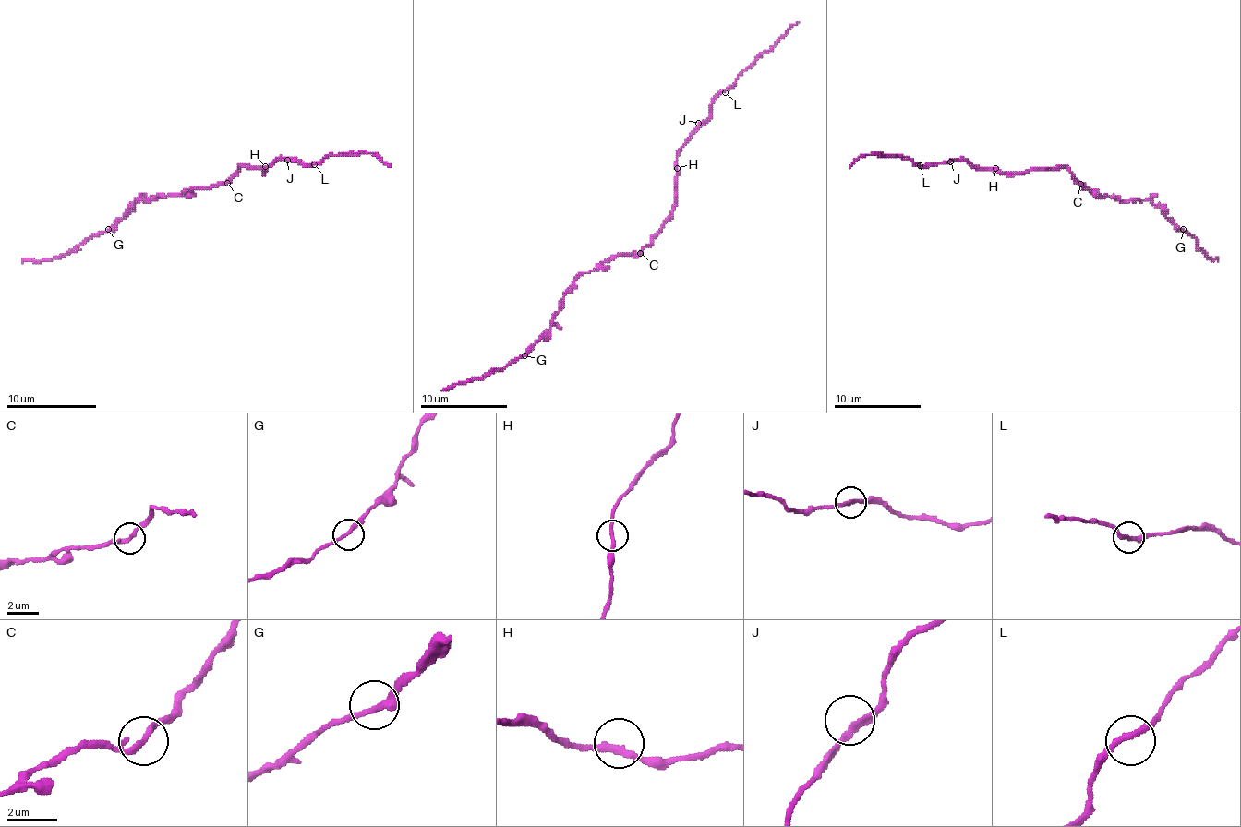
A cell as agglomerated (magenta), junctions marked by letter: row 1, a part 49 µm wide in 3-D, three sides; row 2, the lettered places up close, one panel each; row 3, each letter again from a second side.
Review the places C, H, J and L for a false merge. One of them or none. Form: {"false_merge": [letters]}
{"false_merge": []}

